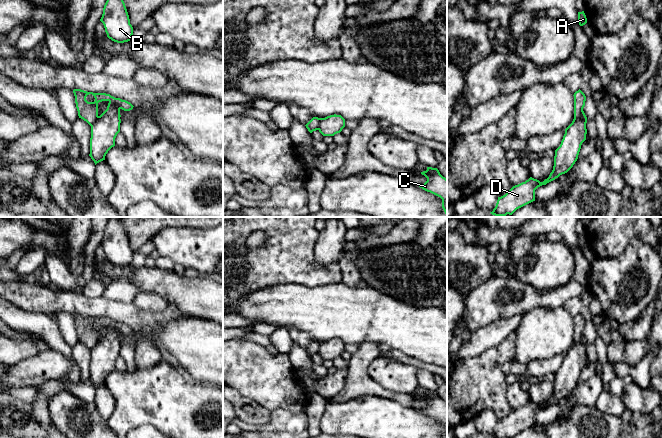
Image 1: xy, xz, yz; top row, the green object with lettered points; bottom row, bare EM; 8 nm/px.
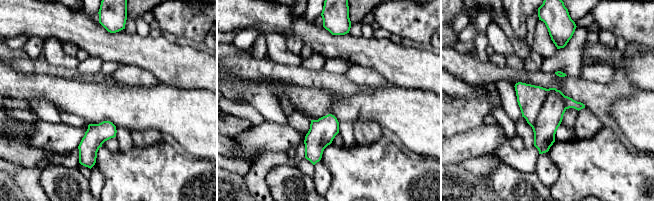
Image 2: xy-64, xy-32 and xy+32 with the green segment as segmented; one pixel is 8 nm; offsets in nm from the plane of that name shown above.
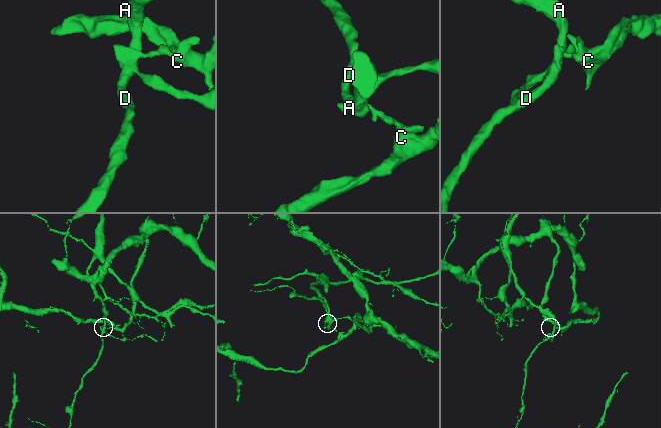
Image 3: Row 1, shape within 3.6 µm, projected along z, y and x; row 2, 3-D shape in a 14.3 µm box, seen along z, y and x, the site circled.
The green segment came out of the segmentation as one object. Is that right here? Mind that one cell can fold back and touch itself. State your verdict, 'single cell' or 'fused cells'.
fused cells

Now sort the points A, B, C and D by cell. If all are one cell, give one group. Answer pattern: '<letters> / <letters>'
A B D / C

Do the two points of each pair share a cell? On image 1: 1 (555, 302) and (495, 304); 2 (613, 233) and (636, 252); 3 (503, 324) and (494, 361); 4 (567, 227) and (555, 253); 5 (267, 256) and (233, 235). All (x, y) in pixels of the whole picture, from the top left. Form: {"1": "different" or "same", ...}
{"1": "same", "2": "different", "3": "different", "4": "different", "5": "same"}

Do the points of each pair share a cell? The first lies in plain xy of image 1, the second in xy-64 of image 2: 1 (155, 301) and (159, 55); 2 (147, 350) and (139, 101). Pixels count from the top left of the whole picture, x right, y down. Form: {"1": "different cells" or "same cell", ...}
{"1": "different cells", "2": "different cells"}

